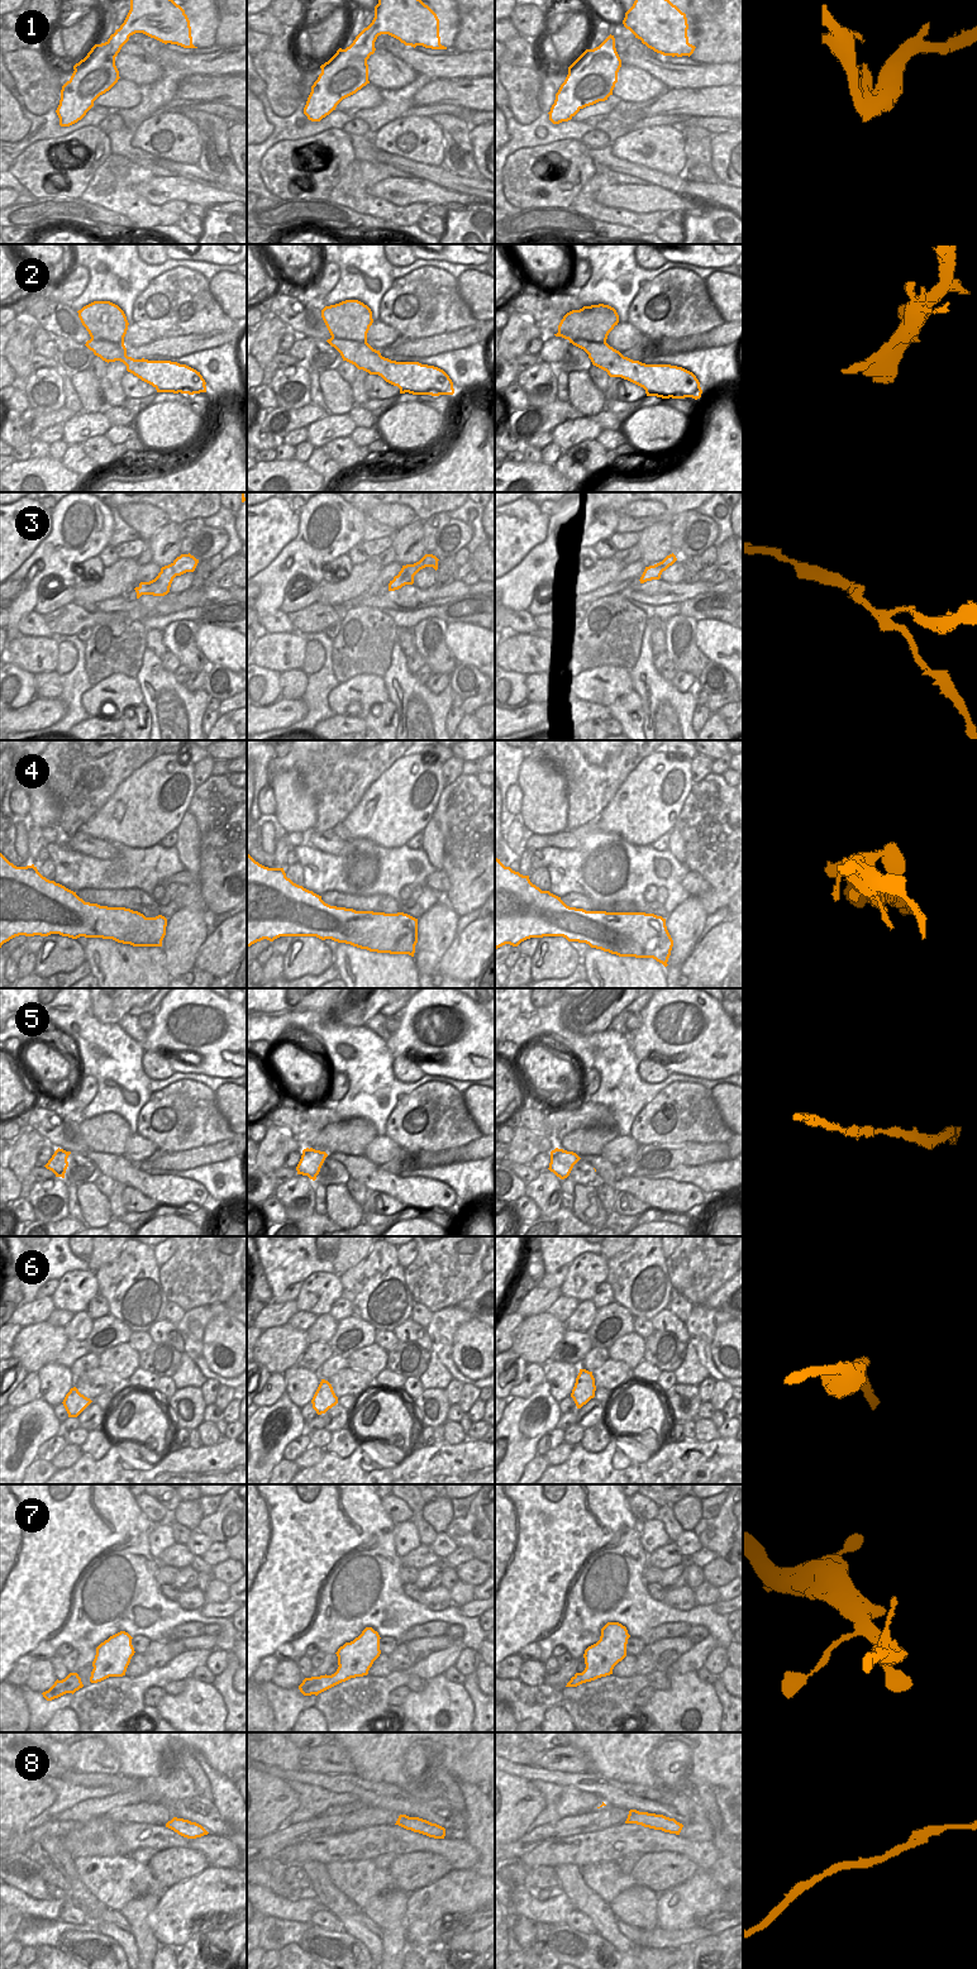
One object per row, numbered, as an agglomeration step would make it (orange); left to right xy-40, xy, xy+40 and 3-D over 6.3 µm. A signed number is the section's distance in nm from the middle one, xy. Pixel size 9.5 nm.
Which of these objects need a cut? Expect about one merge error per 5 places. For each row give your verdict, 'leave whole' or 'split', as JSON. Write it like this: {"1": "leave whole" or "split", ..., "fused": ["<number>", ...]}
{"1": "split", "2": "leave whole", "3": "leave whole", "4": "leave whole", "5": "leave whole", "6": "leave whole", "7": "leave whole", "8": "leave whole", "fused": ["1"]}

